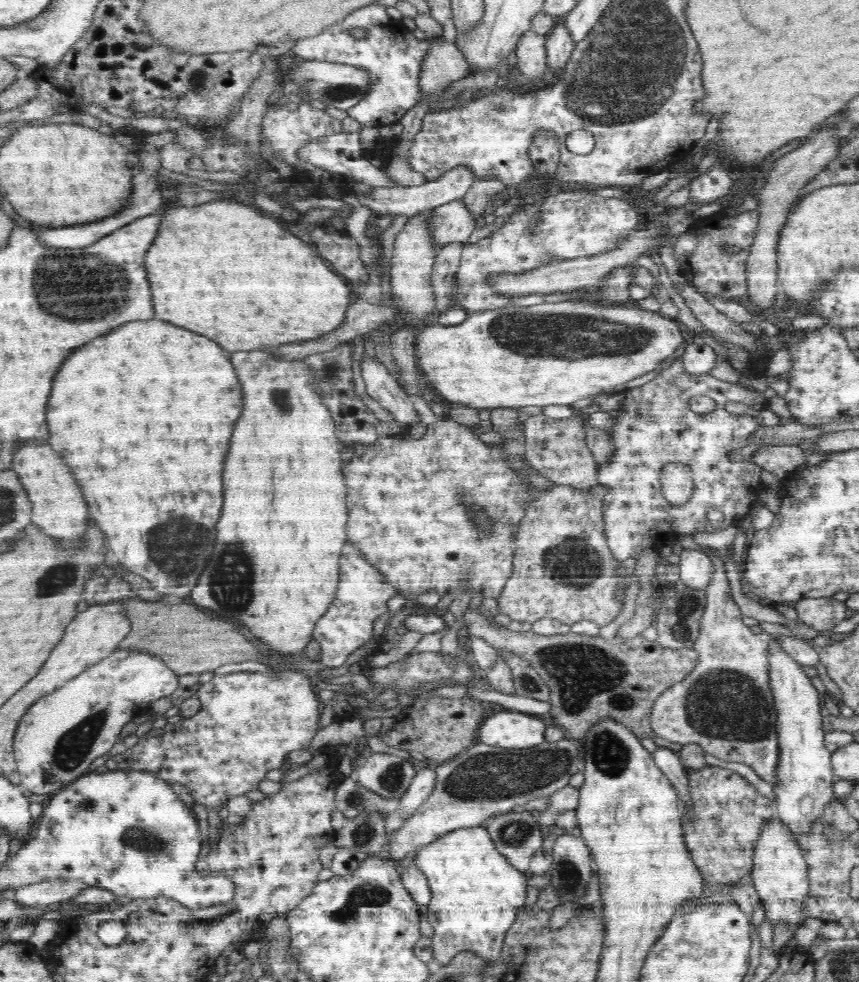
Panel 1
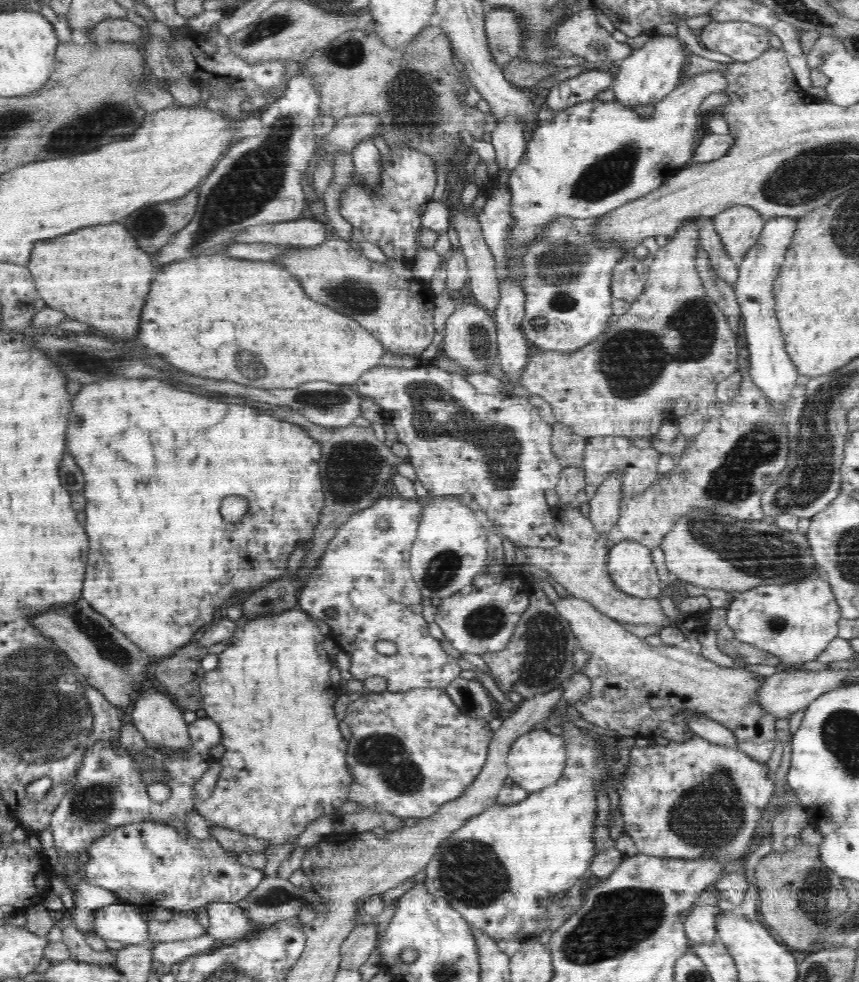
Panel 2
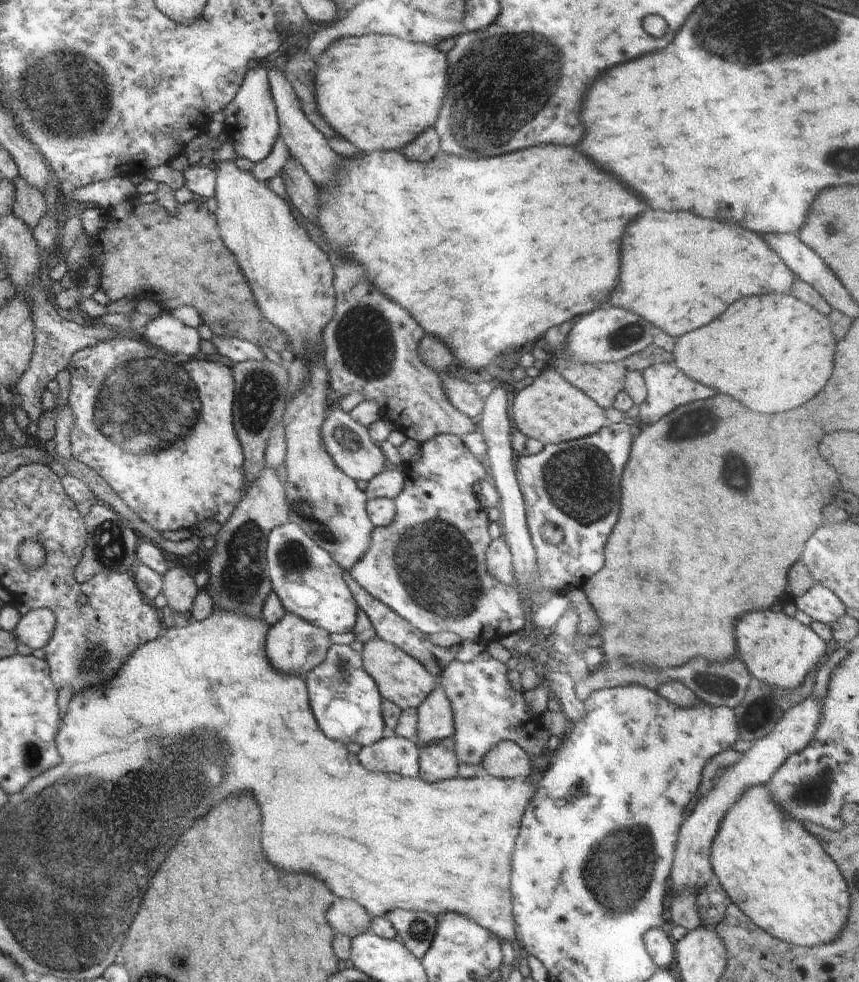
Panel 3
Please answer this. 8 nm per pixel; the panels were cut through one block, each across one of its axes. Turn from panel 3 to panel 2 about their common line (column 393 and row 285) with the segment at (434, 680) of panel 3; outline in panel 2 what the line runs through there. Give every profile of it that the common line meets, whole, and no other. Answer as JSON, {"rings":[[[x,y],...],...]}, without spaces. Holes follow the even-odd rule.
{"rings":[[[696,218],[696,220],[688,220],[684,222],[676,230],[674,236],[668,239],[665,246],[661,246],[657,253],[652,256],[653,260],[649,265],[649,274],[647,276],[644,290],[637,296],[637,299],[631,304],[628,312],[621,315],[612,315],[606,331],[586,347],[580,348],[572,355],[563,356],[562,353],[555,351],[544,351],[528,358],[528,366],[523,370],[520,379],[522,385],[530,395],[538,395],[550,404],[553,413],[551,421],[562,423],[566,426],[572,427],[574,433],[589,439],[593,436],[650,436],[655,435],[664,421],[674,421],[682,418],[686,414],[705,414],[707,408],[711,405],[716,405],[717,395],[716,390],[719,384],[726,380],[733,372],[738,370],[738,348],[736,336],[732,333],[728,321],[720,312],[720,309],[708,298],[706,289],[702,284],[702,279],[699,277],[696,270],[695,254],[700,248],[699,242],[699,228],[706,218]]]}

